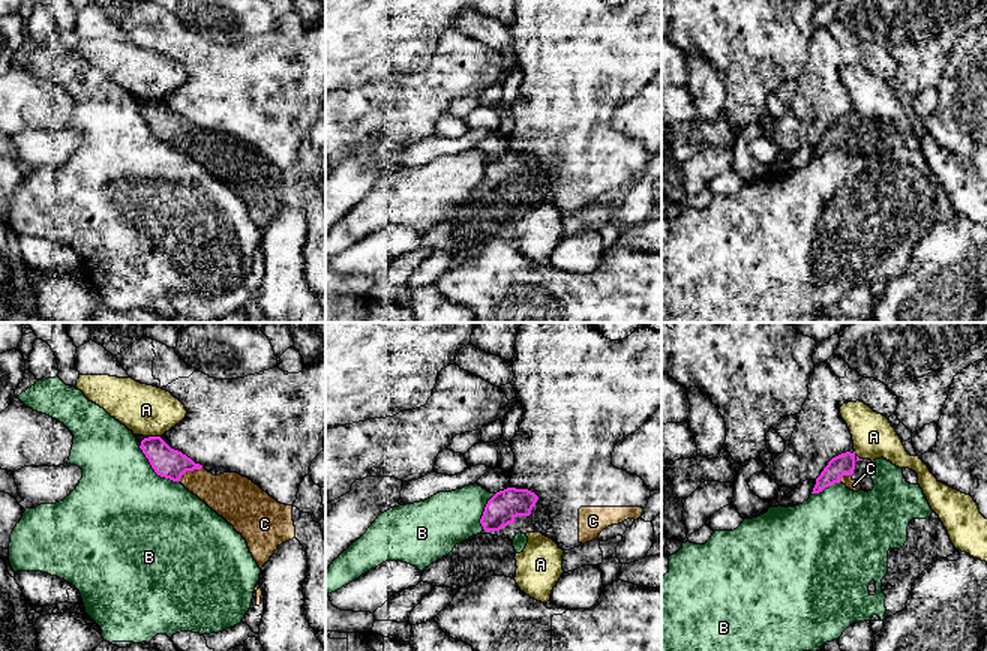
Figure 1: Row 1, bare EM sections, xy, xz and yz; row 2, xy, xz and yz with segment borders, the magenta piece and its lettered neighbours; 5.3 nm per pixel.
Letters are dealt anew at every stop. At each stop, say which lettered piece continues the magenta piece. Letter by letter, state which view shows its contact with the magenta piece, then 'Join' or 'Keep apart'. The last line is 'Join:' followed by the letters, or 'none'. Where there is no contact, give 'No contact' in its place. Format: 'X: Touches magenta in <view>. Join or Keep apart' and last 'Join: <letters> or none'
A: Touches magenta in xy. Keep apart
B: Touches magenta in xy. Keep apart
C: Touches magenta in xy. Join
Join: C

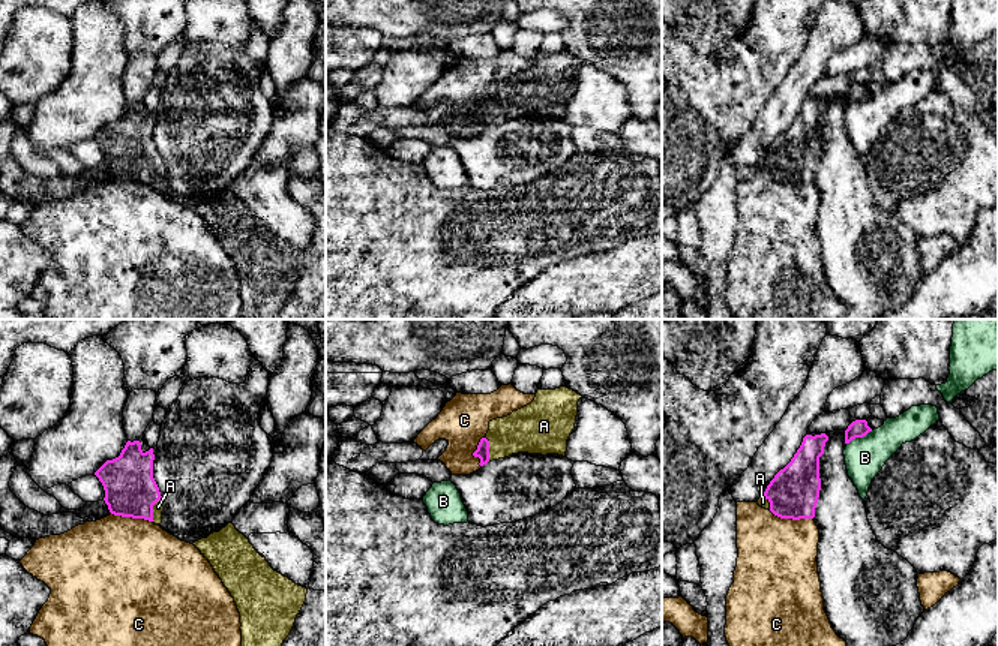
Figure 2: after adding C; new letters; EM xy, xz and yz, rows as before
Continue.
A: Touches magenta in xy. Join
B: Touches magenta in yz. Keep apart
C: Touches magenta in yz. Keep apart
Join: A

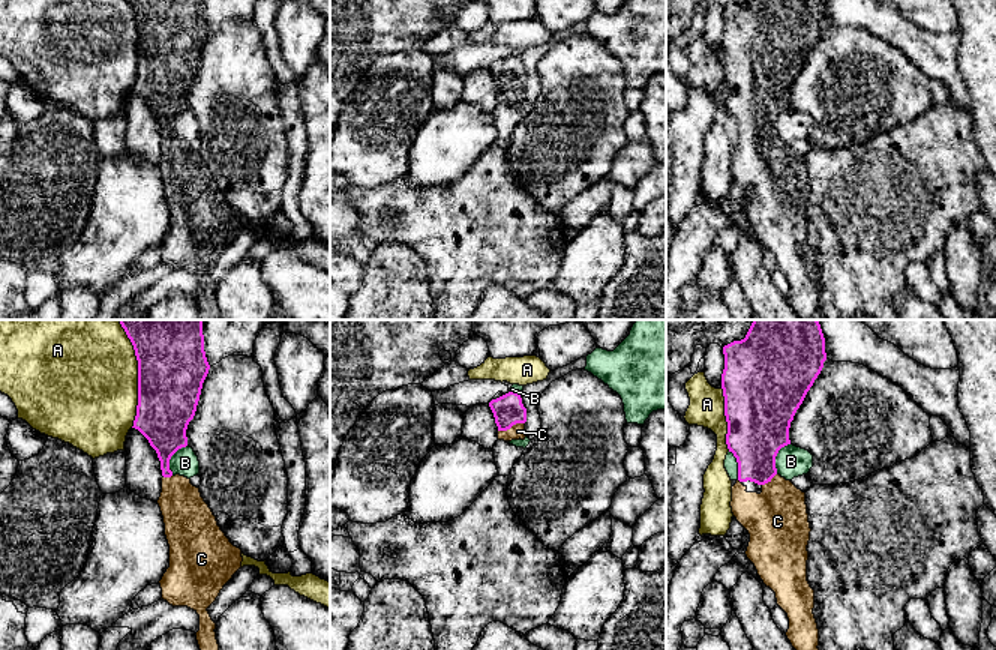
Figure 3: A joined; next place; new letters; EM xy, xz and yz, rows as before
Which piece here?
A: Touches magenta in xy. Keep apart
B: Touches magenta in xy. Keep apart
C: Touches magenta in xz. Join
Join: C

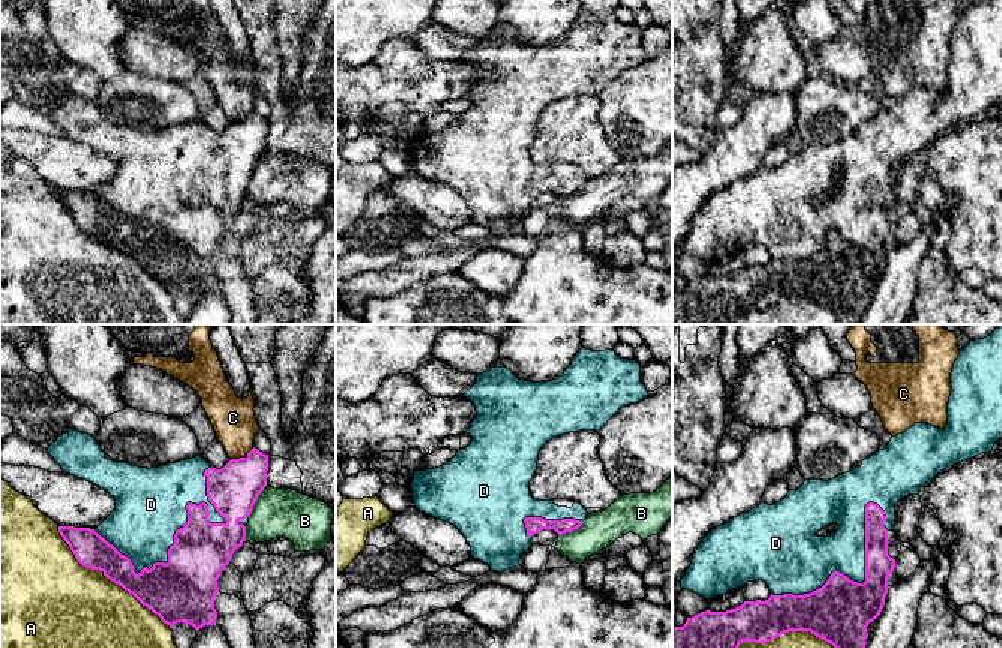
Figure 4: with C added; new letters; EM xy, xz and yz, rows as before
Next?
A: Touches magenta in xy. Keep apart
B: Touches magenta in xy. Keep apart
C: Touches magenta in xy. Keep apart
D: Touches magenta in xy. Keep apart
Join: none

